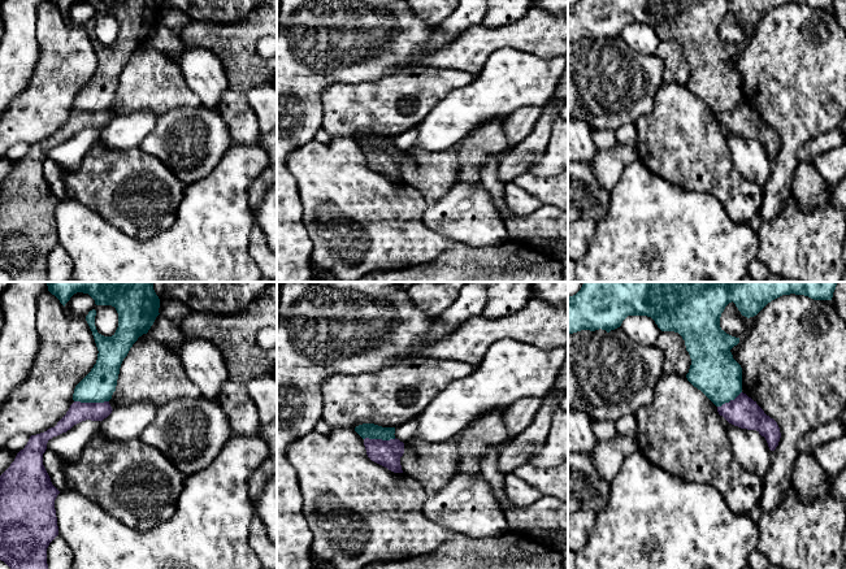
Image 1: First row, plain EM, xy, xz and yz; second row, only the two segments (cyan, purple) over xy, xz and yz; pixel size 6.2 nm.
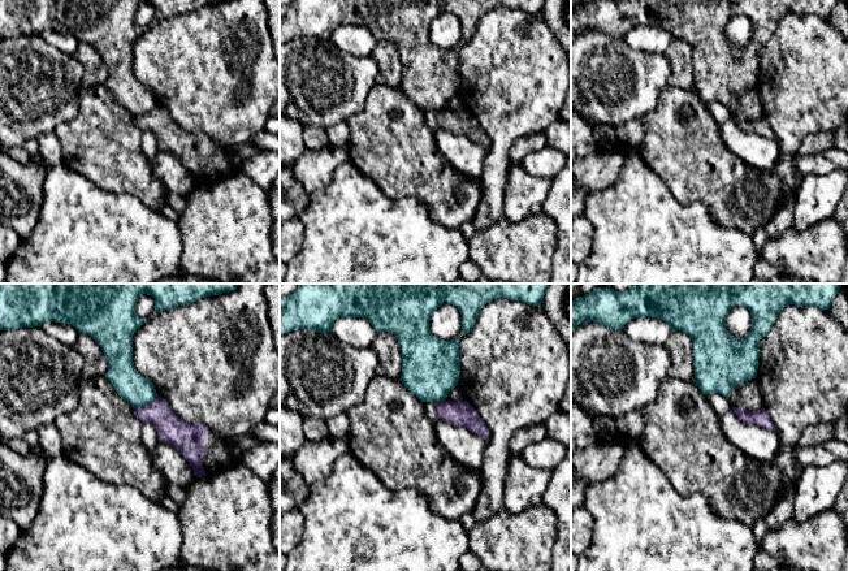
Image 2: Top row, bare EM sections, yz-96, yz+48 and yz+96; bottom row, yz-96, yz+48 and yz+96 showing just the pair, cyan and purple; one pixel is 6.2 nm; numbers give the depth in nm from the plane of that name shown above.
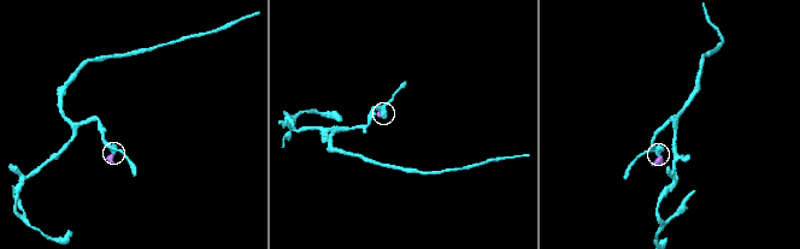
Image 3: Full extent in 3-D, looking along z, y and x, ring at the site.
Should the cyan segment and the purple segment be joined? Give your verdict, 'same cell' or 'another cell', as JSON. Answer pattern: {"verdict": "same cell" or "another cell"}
{"verdict": "another cell"}

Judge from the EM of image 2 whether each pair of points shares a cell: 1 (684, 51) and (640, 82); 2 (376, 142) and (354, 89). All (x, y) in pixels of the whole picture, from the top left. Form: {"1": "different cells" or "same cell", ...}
{"1": "different cells", "2": "different cells"}

